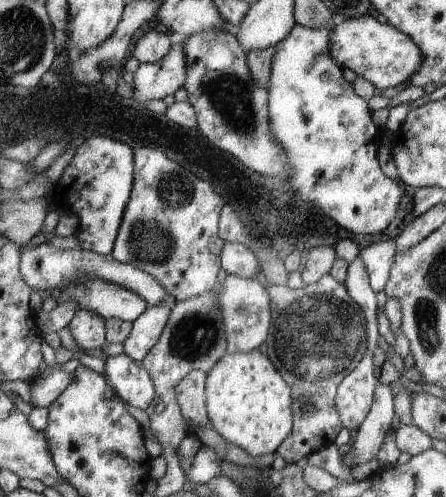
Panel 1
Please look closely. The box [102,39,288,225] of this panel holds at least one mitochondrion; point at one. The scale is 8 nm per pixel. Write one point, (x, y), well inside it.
(227, 93)

